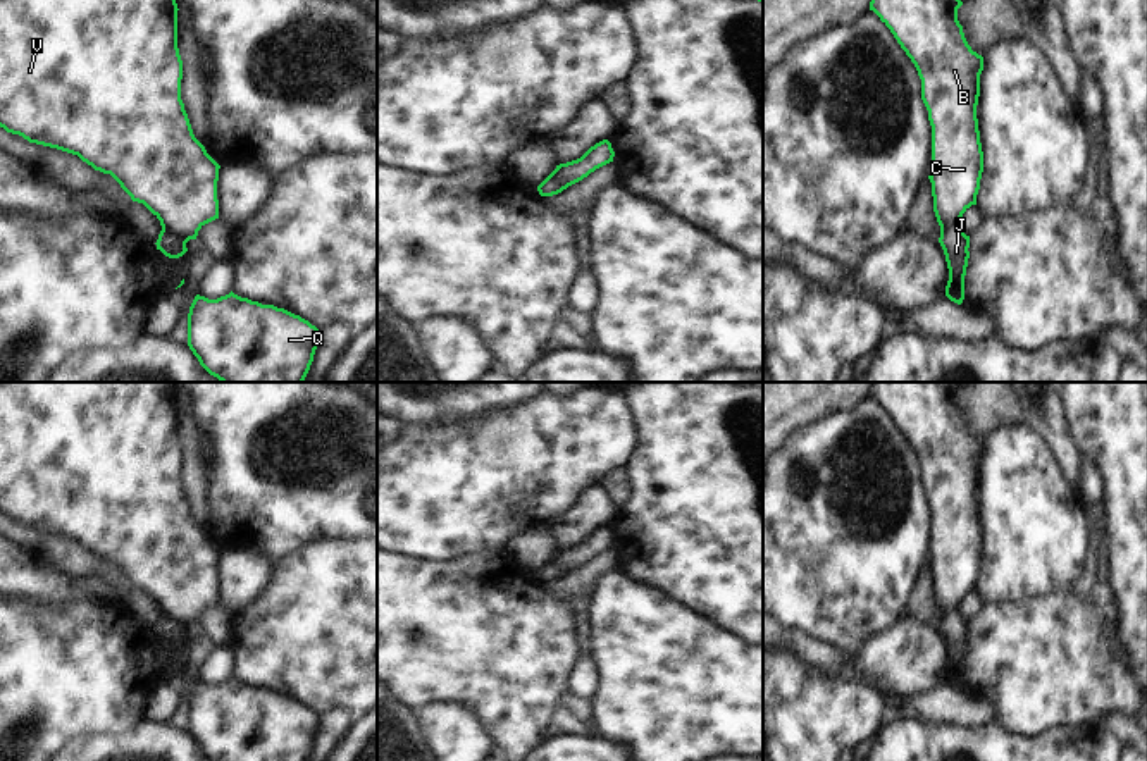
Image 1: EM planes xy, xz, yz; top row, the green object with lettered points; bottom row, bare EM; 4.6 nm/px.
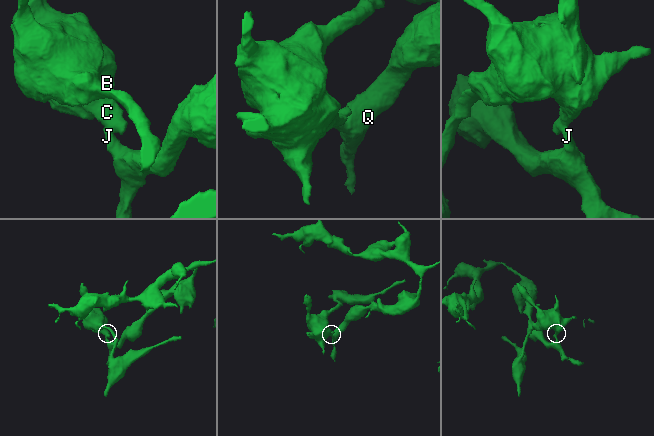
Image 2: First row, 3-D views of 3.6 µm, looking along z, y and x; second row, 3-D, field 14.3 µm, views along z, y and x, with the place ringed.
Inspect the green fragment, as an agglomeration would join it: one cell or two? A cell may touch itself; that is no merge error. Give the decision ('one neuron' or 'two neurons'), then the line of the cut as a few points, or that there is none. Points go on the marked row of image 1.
two neurons; cut xy (162, 228), (174, 233), (185, 243)

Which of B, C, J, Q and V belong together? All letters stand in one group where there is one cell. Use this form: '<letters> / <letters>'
B C V / J Q

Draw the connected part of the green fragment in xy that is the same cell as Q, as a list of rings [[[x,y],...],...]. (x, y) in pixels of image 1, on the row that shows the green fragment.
[[[232,291],[217,300],[196,294],[188,313],[188,346],[200,365],[220,382],[303,382],[313,362],[319,332],[300,315]]]

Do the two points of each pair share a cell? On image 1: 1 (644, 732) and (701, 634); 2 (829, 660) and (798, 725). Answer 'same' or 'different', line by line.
1: same
2: different

